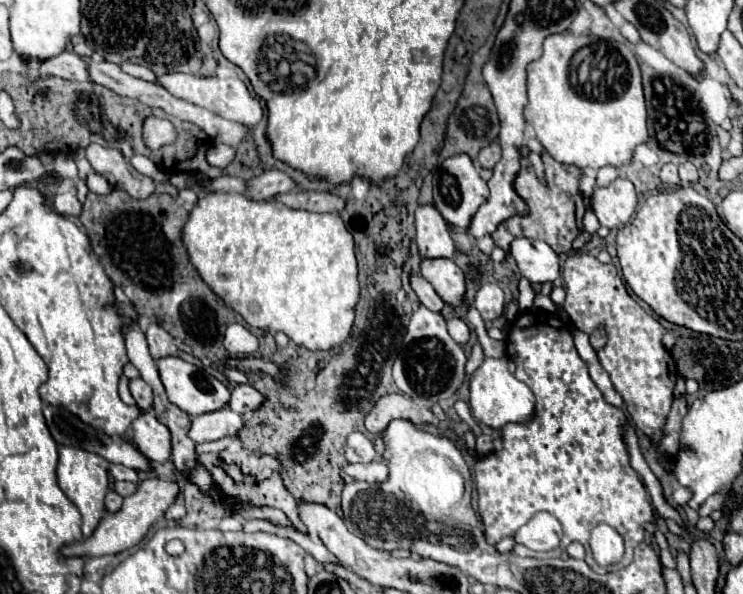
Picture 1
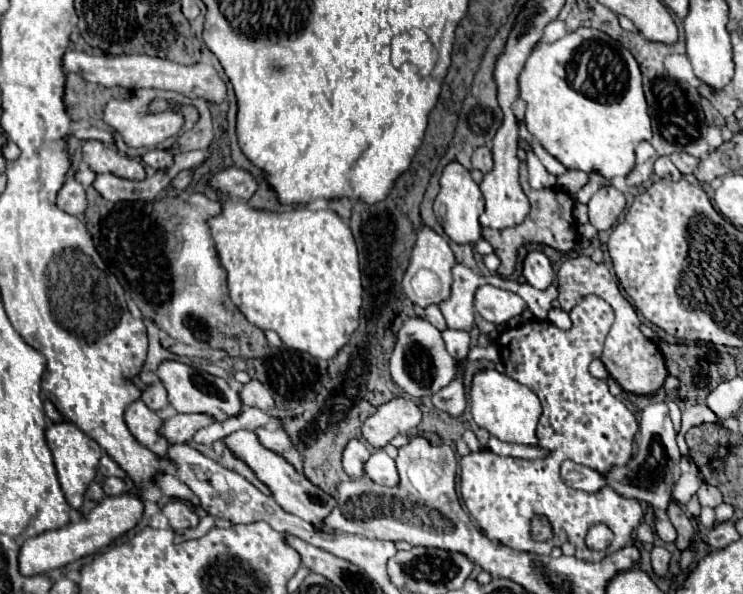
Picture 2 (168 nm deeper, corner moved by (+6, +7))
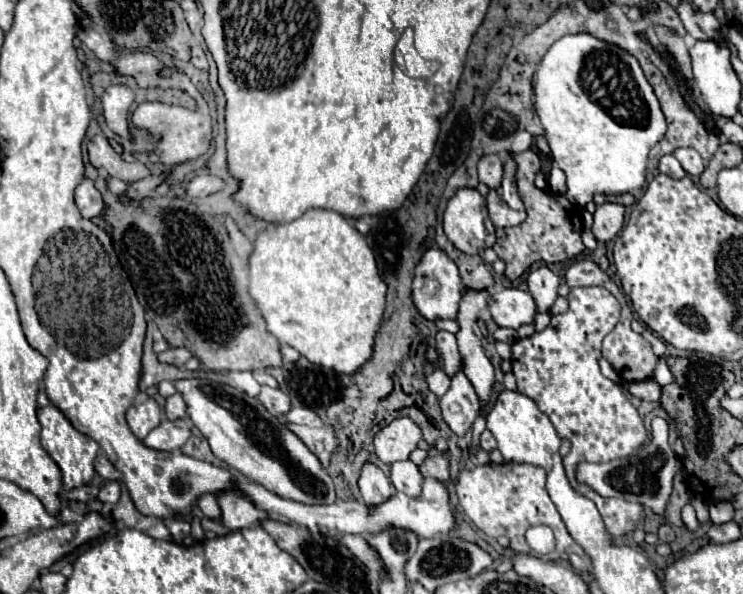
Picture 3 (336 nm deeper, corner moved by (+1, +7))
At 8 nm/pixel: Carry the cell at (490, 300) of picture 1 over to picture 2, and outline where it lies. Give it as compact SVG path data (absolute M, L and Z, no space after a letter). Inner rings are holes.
M484 284L476 290L474 306L484 320L500 326L500 324L506 324L510 318L522 314L522 310L526 308L526 302L512 292Z

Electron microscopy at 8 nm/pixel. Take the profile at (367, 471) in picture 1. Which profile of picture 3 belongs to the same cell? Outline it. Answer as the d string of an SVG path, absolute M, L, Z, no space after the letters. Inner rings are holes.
M411 460L405 462L395 462L391 466L391 482L397 488L397 492L403 492L407 496L419 496L421 486L423 486L423 474L417 464Z

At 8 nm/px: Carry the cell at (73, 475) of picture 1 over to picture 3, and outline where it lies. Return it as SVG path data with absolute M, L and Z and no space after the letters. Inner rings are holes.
M45 406L37 410L37 420L41 424L41 446L45 448L45 452L53 458L53 462L59 466L61 476L63 476L63 488L65 490L73 490L77 486L83 486L87 482L91 482L95 470L93 470L93 460L97 456L99 444L95 440L91 440L89 436L77 432L71 422L63 416L61 410L57 410L55 406Z

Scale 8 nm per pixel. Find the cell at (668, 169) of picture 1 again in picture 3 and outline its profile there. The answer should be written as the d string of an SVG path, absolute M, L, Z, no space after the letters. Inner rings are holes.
M667 154L667 156L663 156L659 160L659 172L665 174L665 176L671 176L671 178L677 178L677 180L683 178L683 176L687 176L685 170L681 168L681 164L671 154Z

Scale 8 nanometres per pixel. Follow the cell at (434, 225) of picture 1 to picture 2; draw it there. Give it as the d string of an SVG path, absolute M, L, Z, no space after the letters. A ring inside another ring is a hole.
M422 224L420 230L416 232L416 242L412 248L410 264L408 264L408 270L402 280L402 288L404 288L406 296L422 308L426 308L428 304L440 304L442 300L446 300L450 296L450 284L452 284L450 268L454 266L454 262L456 262L456 258L450 250L446 238L436 234L428 224Z

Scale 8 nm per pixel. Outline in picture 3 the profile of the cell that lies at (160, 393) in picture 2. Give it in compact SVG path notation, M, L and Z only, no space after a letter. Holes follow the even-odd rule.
M173 394L167 398L167 404L165 404L165 416L169 420L179 420L179 418L187 418L187 404L183 400L181 394Z

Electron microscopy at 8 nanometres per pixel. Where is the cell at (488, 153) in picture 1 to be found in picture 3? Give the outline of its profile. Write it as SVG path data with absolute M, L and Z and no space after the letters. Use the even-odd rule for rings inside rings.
M483 156L479 160L479 182L487 184L491 190L499 188L503 180L503 162L499 156Z

